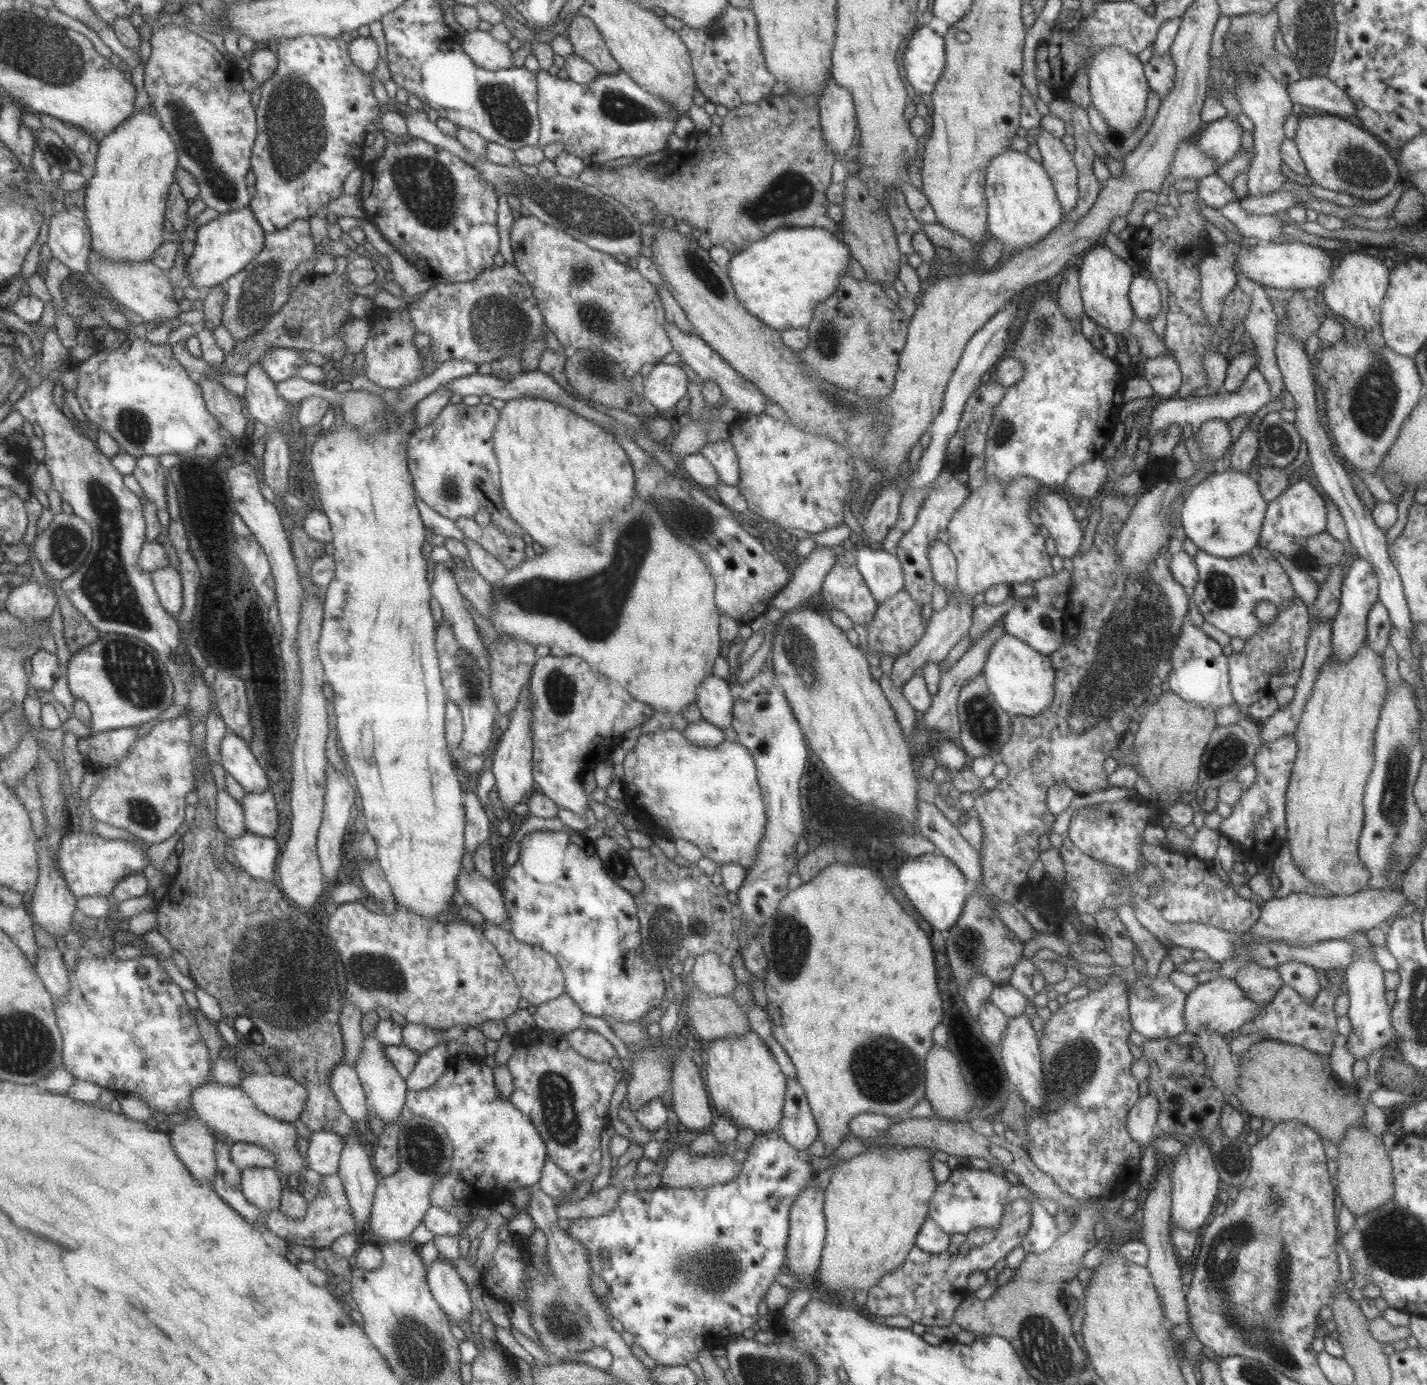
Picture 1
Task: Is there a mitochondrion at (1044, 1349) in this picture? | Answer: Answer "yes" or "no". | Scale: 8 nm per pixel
yes

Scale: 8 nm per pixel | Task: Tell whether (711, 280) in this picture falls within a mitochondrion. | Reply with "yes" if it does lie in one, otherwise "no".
yes

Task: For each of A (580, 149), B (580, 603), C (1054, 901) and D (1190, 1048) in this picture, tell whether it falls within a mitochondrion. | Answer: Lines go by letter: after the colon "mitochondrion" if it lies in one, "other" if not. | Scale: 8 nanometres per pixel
A: other
B: mitochondrion
C: other
D: other

